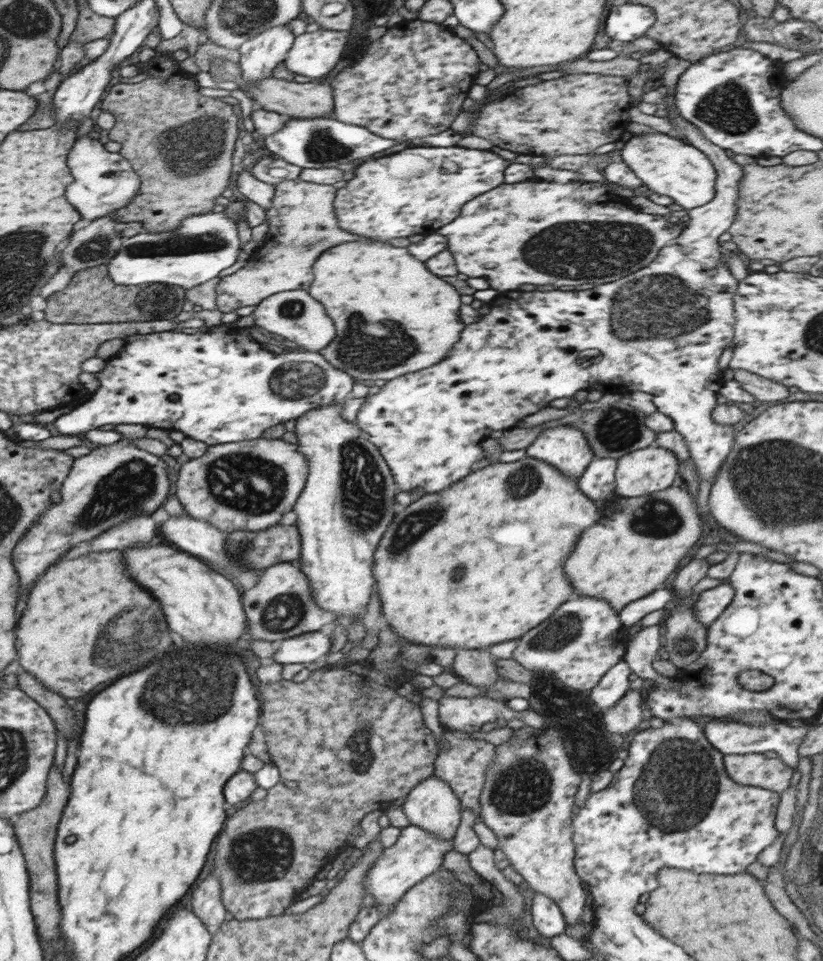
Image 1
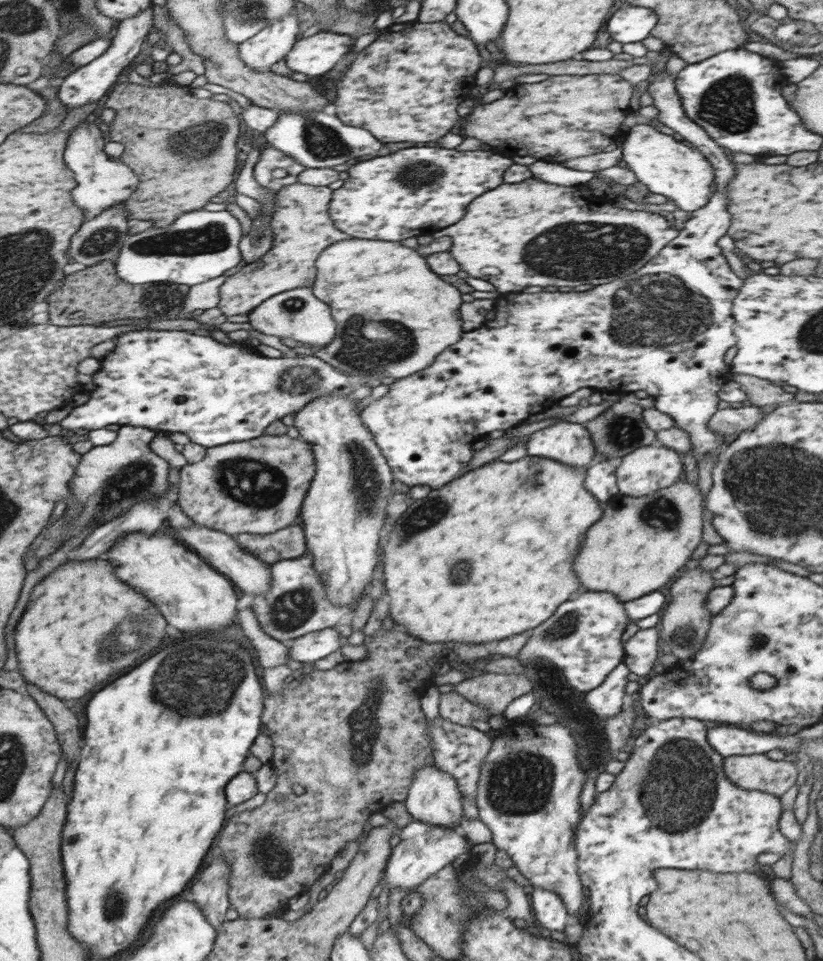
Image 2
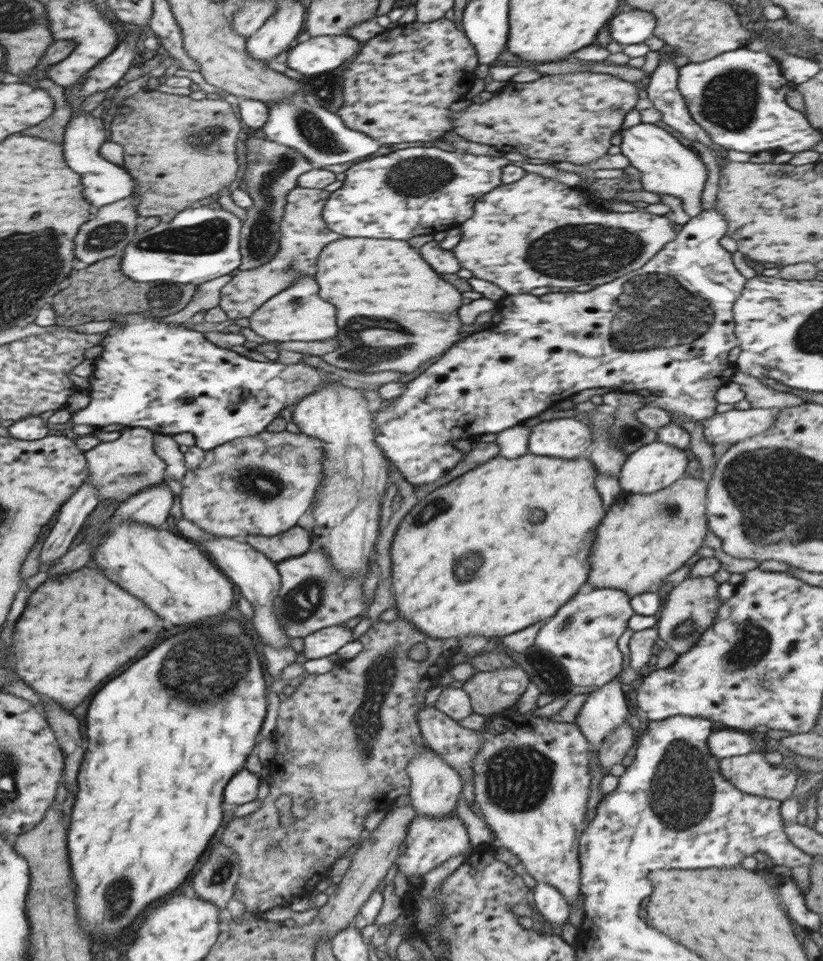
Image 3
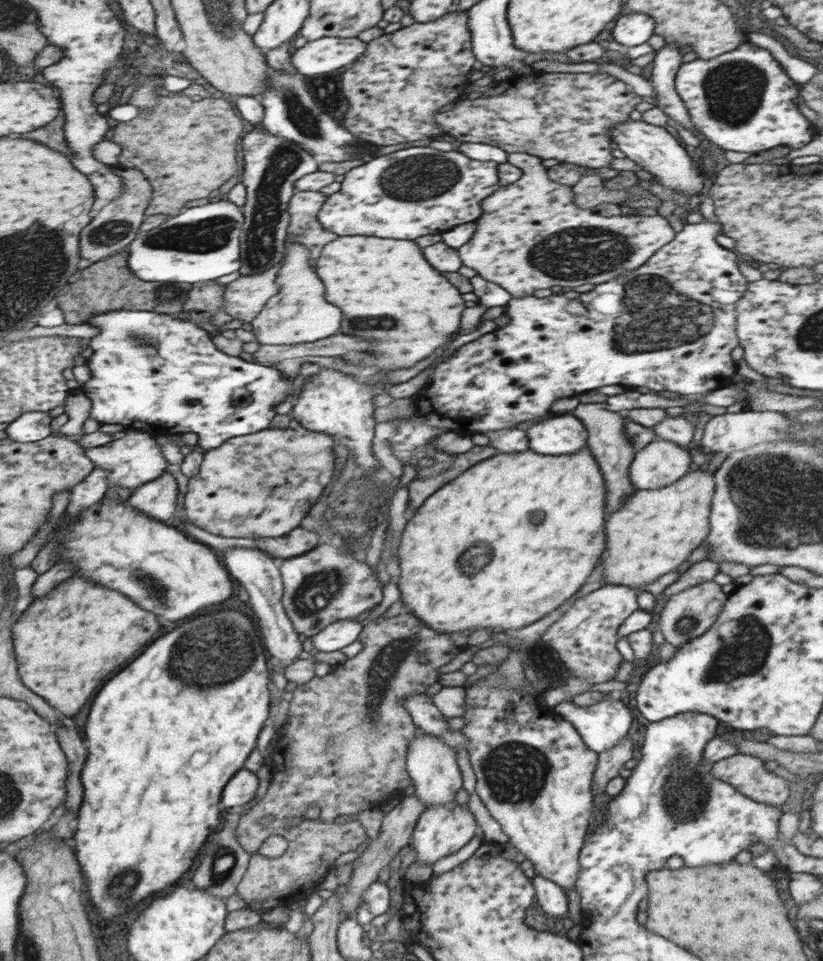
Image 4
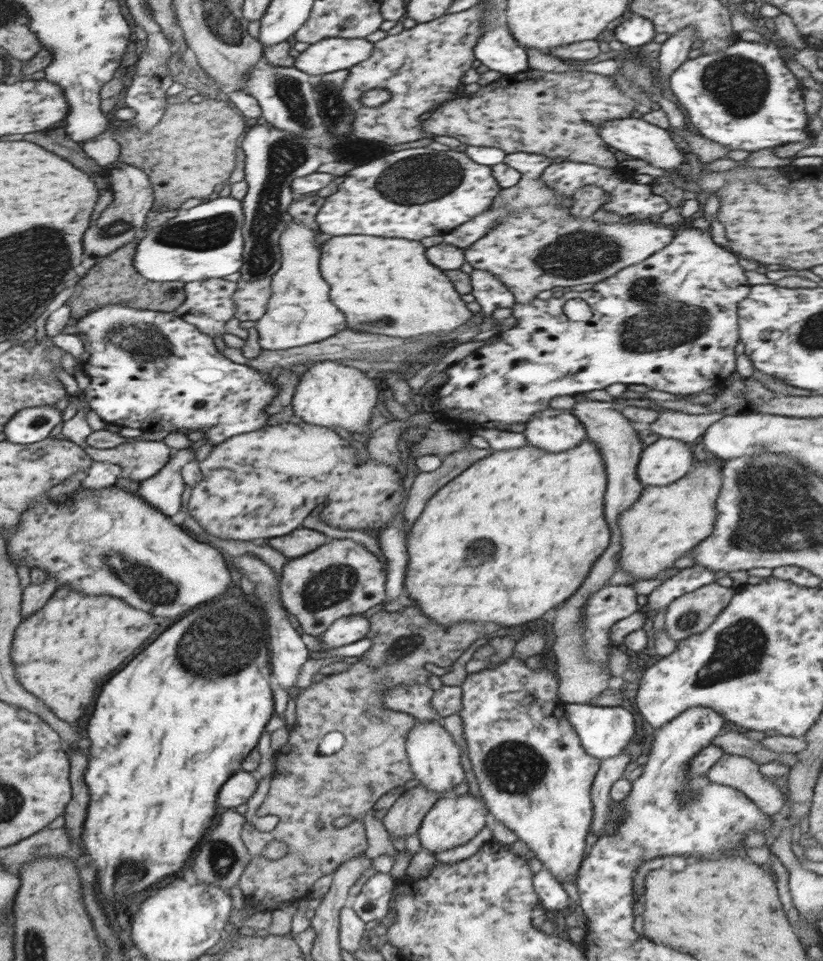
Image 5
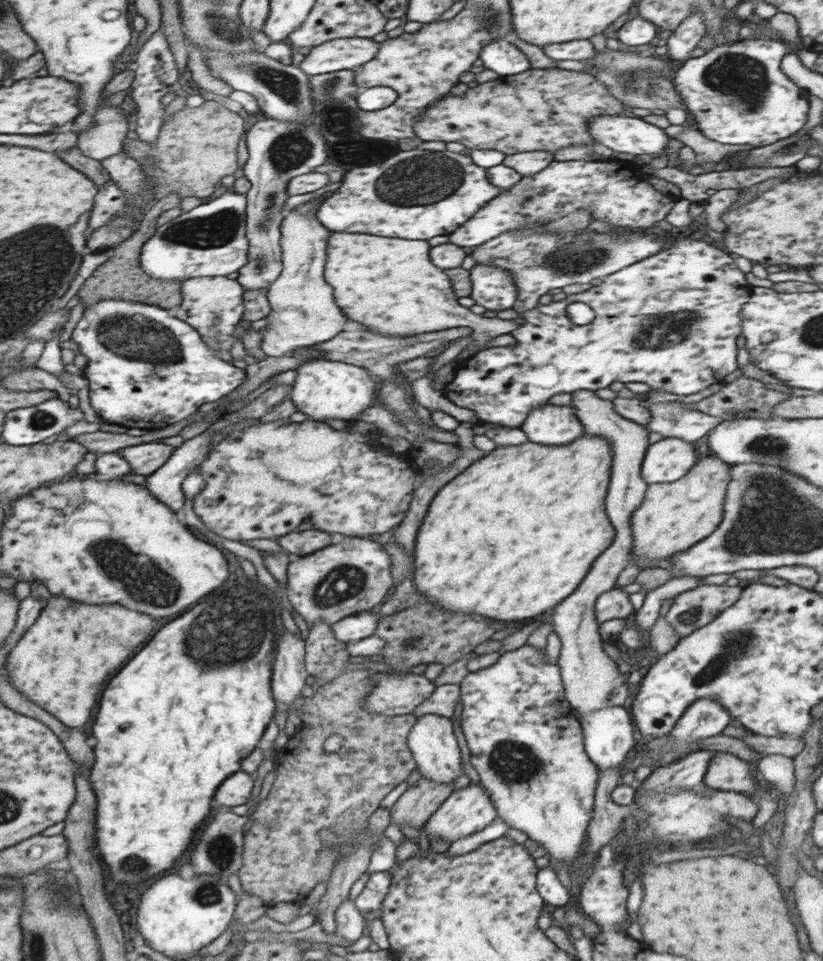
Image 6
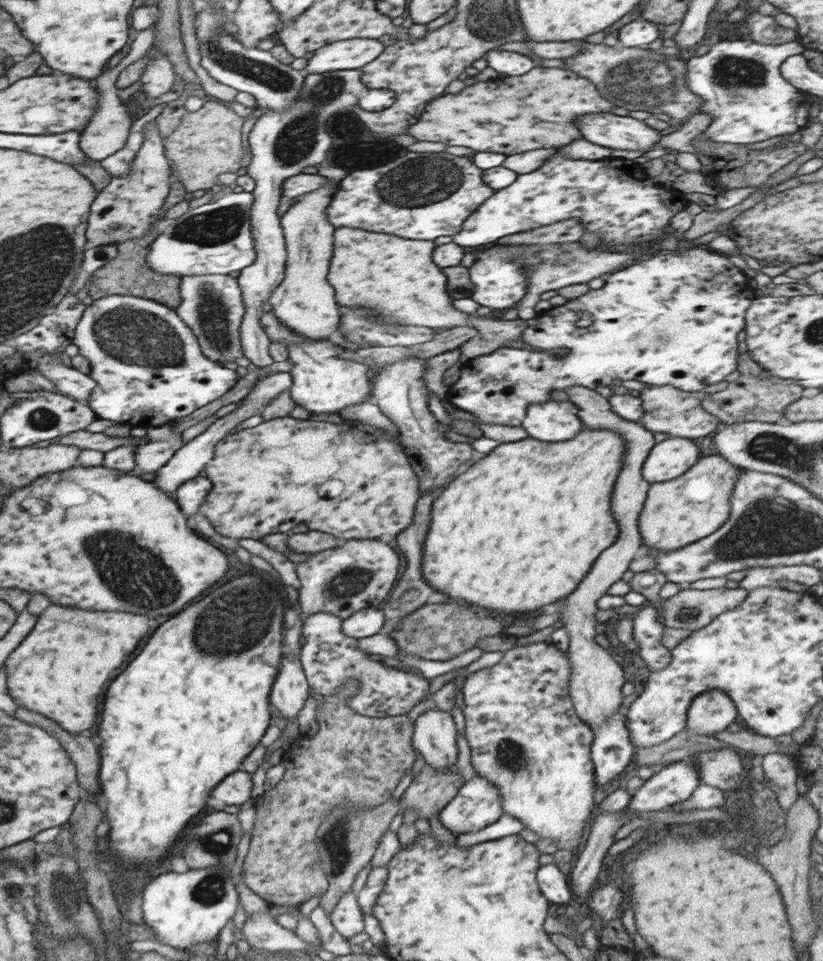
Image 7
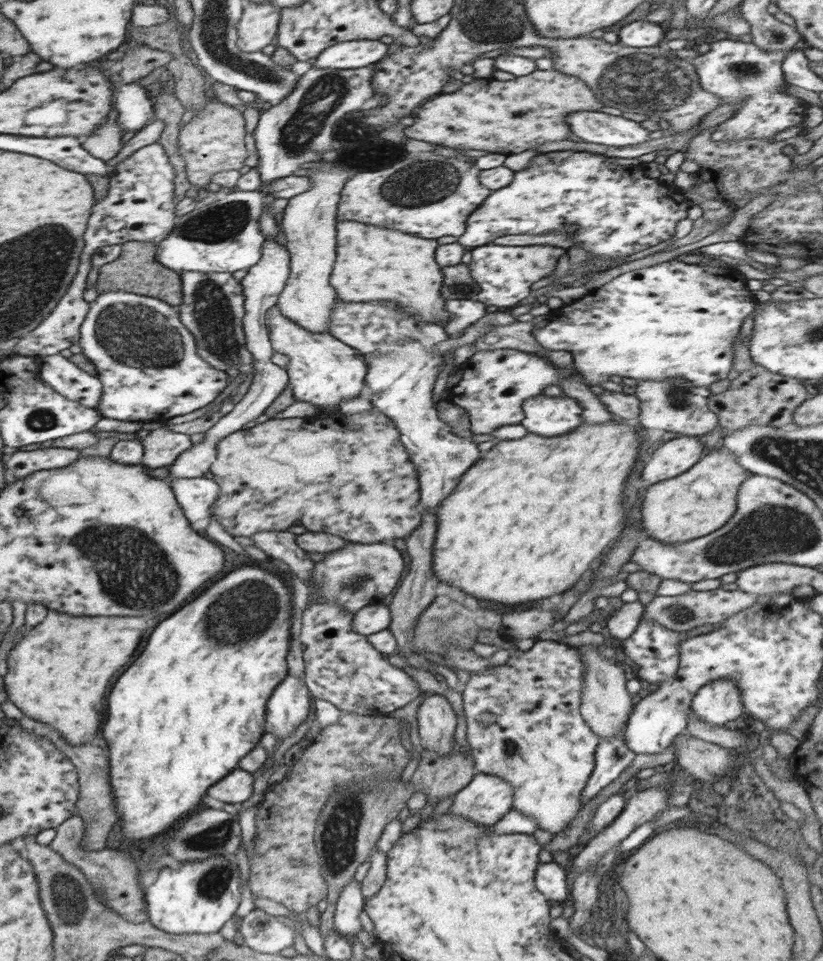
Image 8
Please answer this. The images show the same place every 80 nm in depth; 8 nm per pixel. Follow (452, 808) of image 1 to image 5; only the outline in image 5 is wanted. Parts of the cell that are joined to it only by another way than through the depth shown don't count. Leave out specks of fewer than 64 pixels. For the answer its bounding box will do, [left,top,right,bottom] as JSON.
[405,722,465,799]

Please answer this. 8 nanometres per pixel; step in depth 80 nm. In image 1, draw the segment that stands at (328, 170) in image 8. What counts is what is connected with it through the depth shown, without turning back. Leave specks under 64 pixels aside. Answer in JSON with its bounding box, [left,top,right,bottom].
[252,290,336,352]

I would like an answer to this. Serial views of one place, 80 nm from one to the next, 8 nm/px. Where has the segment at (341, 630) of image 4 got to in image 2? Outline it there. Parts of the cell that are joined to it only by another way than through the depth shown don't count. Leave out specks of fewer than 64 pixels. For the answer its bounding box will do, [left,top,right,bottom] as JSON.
[288,628,345,664]

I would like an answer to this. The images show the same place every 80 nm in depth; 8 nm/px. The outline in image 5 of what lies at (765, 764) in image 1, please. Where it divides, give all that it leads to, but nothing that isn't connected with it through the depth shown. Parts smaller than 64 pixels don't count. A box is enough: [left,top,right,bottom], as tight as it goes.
[706,753,787,816]

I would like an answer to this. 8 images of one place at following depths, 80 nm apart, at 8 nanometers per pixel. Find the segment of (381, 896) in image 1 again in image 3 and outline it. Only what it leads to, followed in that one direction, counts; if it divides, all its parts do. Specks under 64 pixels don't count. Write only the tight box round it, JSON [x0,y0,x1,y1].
[397,812,473,879]

